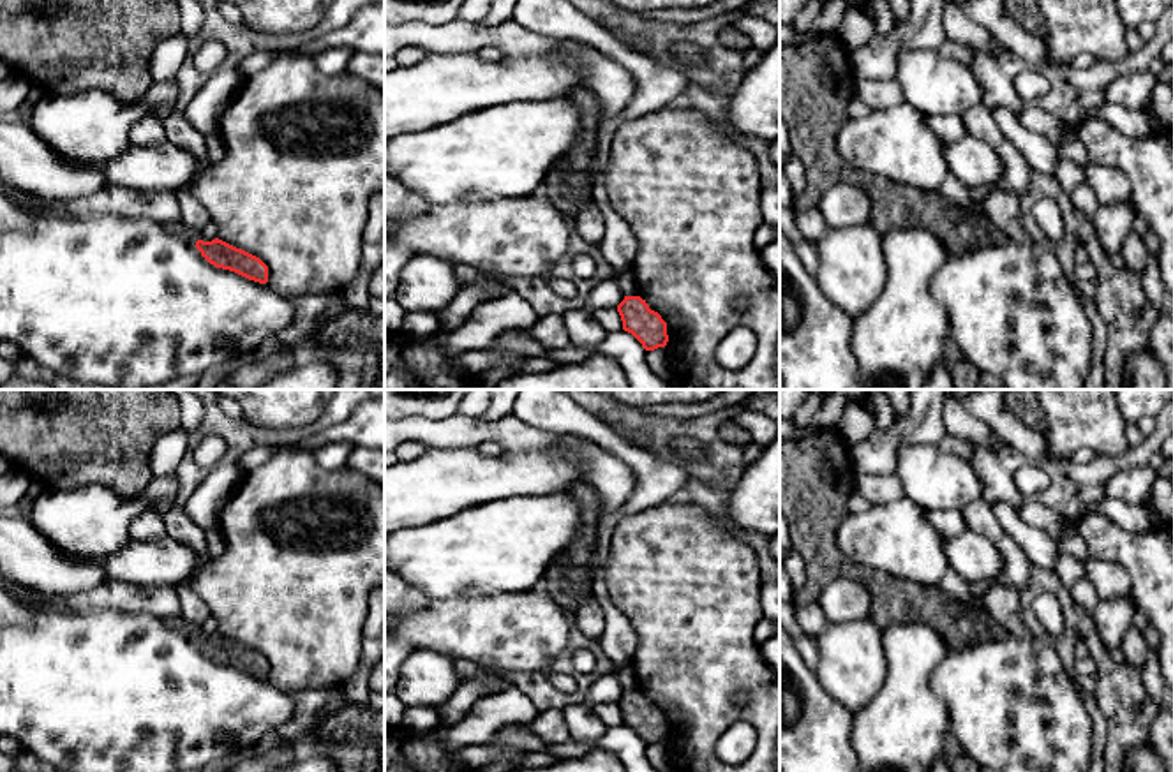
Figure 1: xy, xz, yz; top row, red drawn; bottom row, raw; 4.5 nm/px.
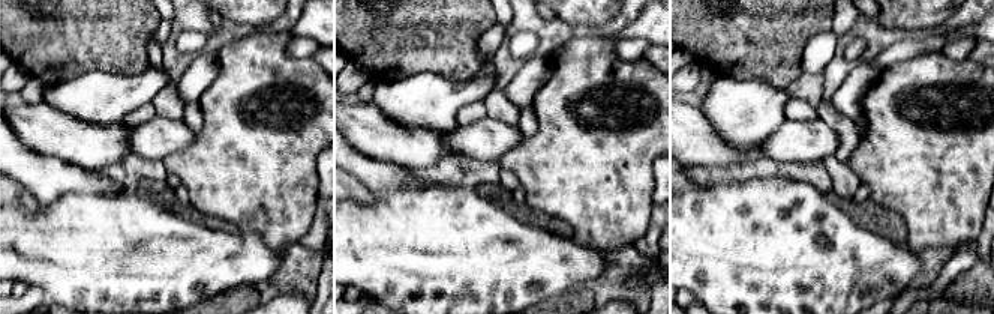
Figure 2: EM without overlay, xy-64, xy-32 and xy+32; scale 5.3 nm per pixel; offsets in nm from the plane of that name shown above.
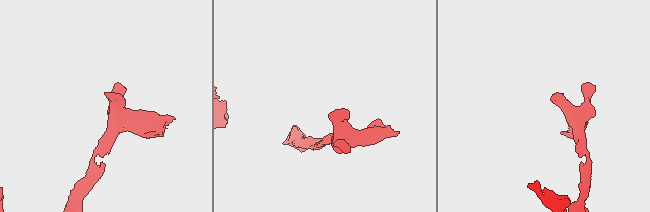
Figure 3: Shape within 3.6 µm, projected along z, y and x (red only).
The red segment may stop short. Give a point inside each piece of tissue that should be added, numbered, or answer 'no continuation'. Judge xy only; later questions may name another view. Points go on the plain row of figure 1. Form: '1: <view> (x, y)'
1: xy (179, 624)

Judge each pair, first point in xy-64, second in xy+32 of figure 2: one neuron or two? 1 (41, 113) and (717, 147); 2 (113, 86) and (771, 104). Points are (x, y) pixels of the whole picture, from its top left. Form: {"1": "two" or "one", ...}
{"1": "one", "2": "one"}

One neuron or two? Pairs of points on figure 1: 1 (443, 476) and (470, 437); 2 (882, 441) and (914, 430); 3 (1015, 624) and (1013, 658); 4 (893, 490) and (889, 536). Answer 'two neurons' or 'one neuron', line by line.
1: two neurons
2: one neuron
3: two neurons
4: two neurons

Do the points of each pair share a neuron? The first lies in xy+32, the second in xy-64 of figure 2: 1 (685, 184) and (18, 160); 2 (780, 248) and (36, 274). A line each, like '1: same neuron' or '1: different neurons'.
1: different neurons
2: same neuron

